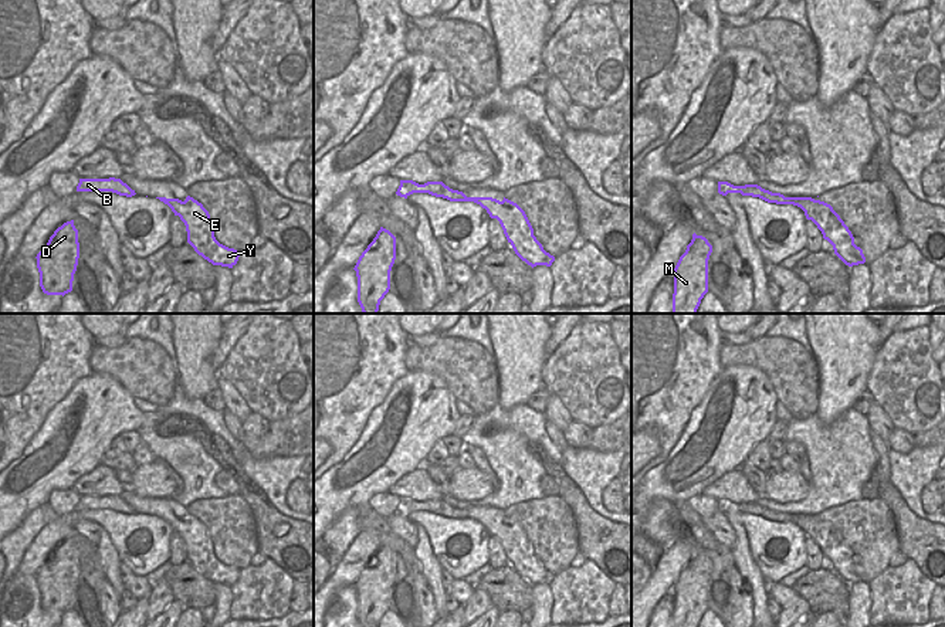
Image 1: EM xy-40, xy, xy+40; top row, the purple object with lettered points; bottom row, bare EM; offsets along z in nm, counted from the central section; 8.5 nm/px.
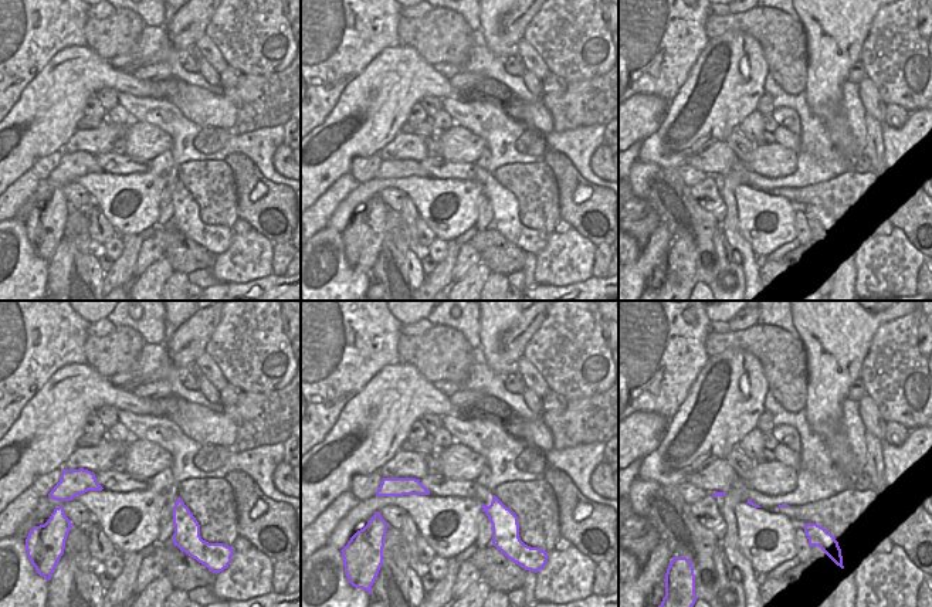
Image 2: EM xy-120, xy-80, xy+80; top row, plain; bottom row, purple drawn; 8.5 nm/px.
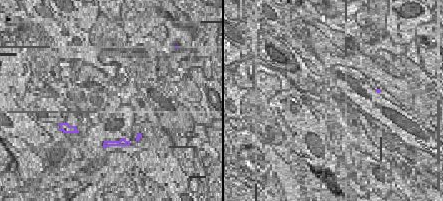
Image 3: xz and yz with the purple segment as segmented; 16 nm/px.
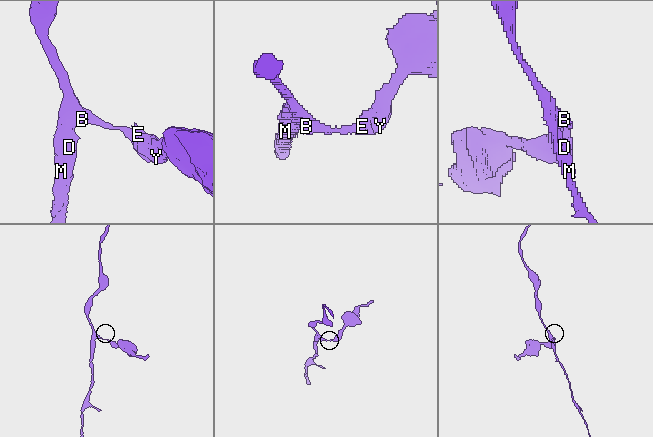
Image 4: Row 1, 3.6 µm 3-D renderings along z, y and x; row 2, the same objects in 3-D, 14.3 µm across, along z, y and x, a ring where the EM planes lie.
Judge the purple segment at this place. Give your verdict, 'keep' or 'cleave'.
cleave

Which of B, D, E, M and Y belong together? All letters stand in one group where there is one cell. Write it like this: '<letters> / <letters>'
B D M / E Y

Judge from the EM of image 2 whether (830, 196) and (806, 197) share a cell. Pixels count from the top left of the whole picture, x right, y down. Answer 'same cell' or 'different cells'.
same cell

